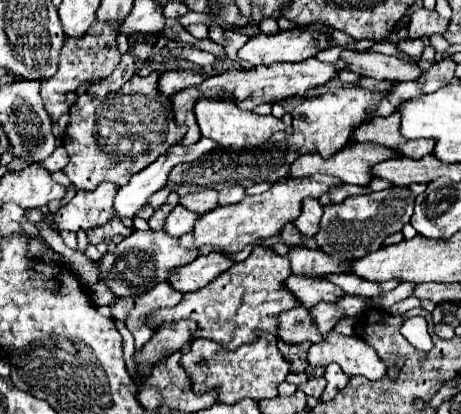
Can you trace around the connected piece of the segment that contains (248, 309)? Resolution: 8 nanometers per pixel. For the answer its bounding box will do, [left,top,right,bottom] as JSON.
[146,247,296,351]

